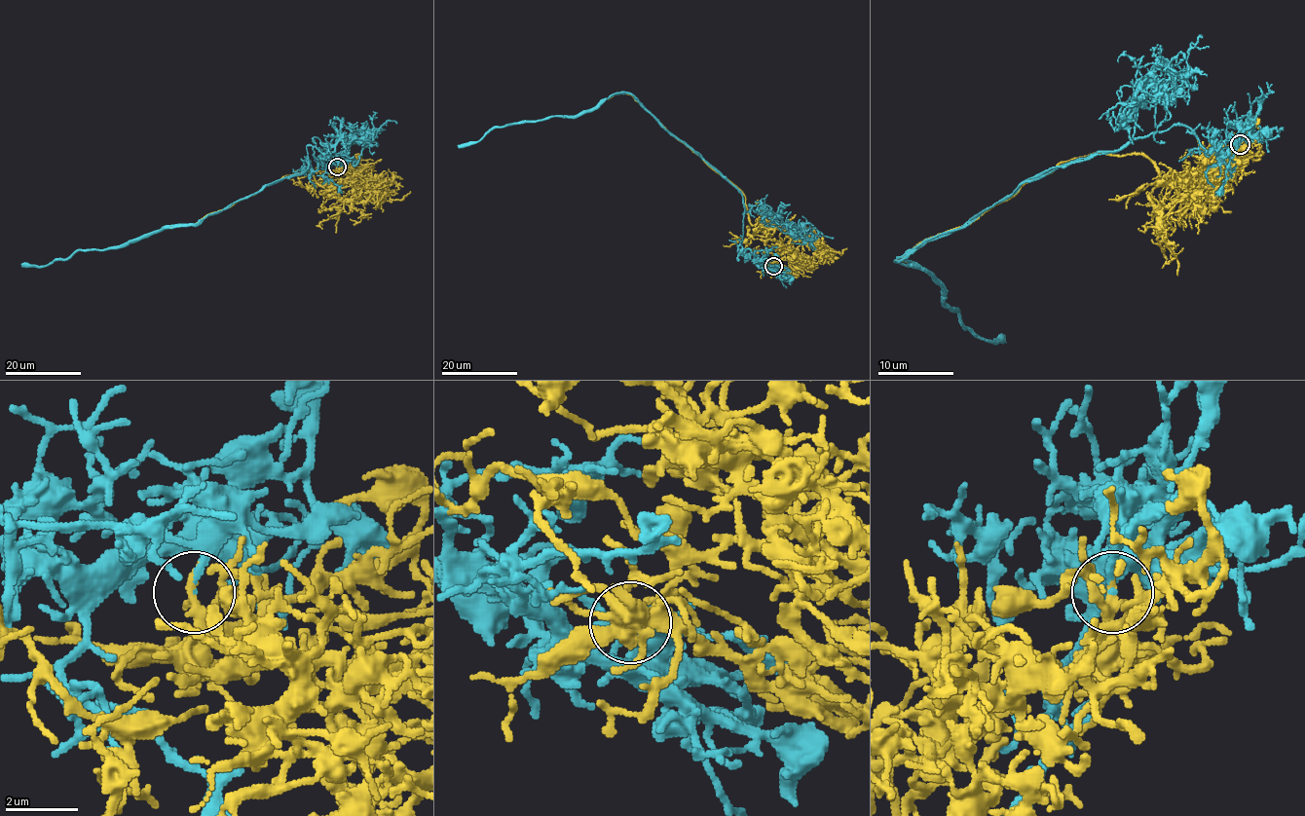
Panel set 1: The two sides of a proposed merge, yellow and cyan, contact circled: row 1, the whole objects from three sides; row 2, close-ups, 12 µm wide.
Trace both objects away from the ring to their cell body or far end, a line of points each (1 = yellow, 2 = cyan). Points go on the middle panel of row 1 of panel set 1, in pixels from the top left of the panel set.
1: (773, 266), (772, 257), (781, 258), (783, 249), (750, 222), (745, 196), (631, 94), (615, 92), (607, 99)
2: (773, 266), (742, 251), (741, 194), (631, 93), (615, 92), (574, 116), (492, 128), (458, 147)

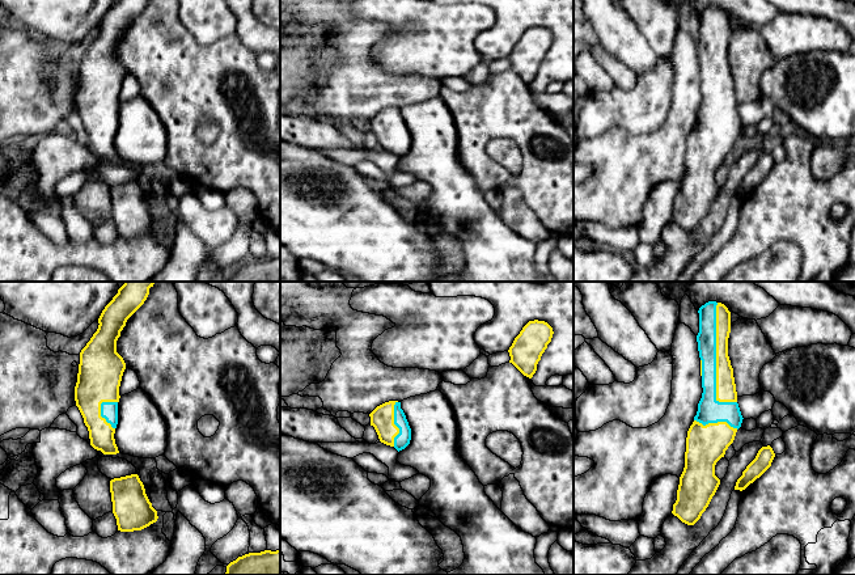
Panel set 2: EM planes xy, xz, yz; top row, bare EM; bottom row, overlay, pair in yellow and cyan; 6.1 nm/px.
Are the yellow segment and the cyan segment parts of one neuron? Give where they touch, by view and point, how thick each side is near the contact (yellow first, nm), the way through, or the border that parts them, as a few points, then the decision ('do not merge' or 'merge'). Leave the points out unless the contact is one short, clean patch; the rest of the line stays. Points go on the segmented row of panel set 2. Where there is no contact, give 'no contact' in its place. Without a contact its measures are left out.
meets yellow in yz at (716, 360); 130 nm thick on the yellow side, 120 nm on the other; do not merge

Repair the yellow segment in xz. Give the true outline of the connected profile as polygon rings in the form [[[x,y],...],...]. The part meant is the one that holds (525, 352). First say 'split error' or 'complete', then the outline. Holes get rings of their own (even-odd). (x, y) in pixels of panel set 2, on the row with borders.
complete; [[[529,321],[515,338],[508,352],[512,363],[524,376],[532,379],[537,364],[553,338],[553,327],[545,321]]]

